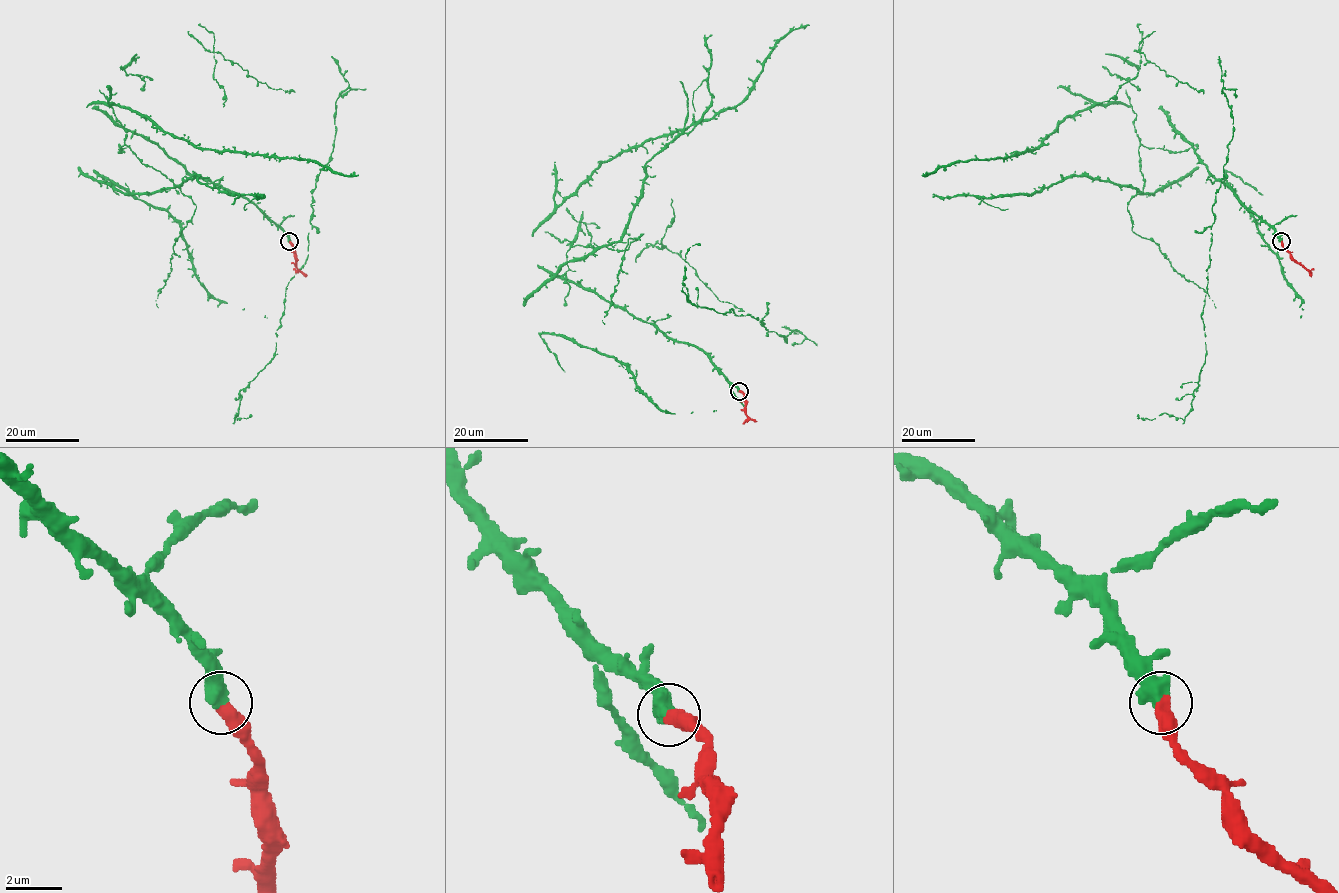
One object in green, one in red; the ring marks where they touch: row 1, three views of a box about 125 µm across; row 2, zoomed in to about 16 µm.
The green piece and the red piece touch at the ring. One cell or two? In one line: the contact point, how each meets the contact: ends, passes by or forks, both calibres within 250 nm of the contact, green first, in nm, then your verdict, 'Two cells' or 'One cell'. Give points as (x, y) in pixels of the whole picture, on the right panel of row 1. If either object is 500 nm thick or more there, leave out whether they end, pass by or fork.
Place: (1281, 241). Thickness 650 nm (green) against 480 nm. One cell

